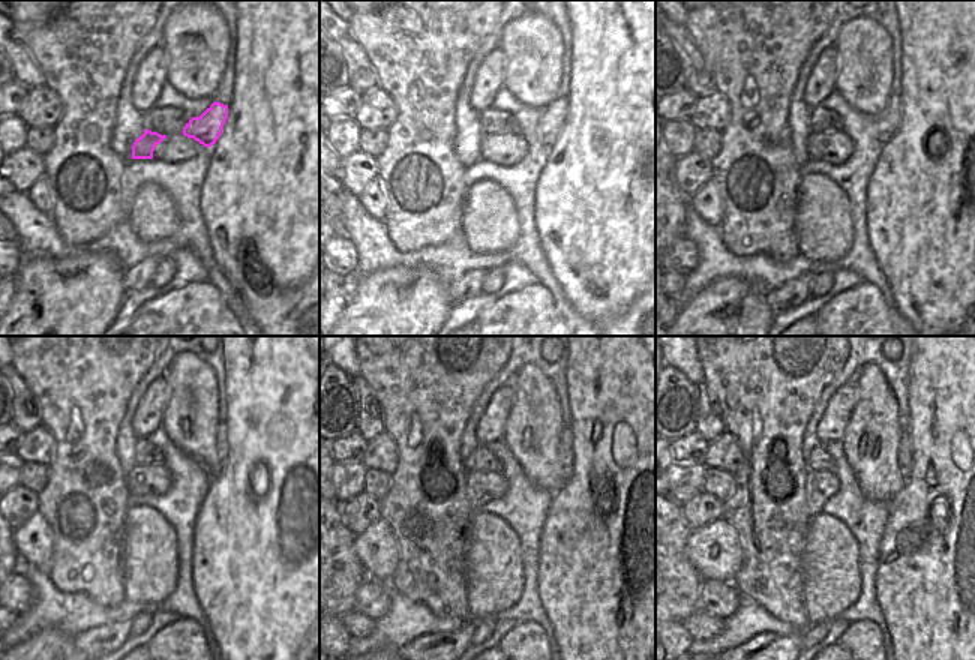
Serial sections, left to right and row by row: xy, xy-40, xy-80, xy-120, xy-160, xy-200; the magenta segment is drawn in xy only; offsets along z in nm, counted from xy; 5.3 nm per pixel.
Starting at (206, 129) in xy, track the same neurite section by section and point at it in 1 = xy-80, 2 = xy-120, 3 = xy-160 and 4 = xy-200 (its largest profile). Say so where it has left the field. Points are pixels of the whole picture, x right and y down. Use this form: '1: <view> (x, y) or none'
1: xy-80 (887, 123)
2: xy-120 (221, 434)
3: xy-160 (566, 440)
4: xy-200 (905, 449)

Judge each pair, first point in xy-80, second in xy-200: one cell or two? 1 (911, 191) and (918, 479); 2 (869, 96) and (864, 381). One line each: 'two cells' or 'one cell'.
1: one cell
2: one cell

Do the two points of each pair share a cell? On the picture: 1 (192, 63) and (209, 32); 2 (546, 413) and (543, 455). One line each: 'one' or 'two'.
1: one
2: one

